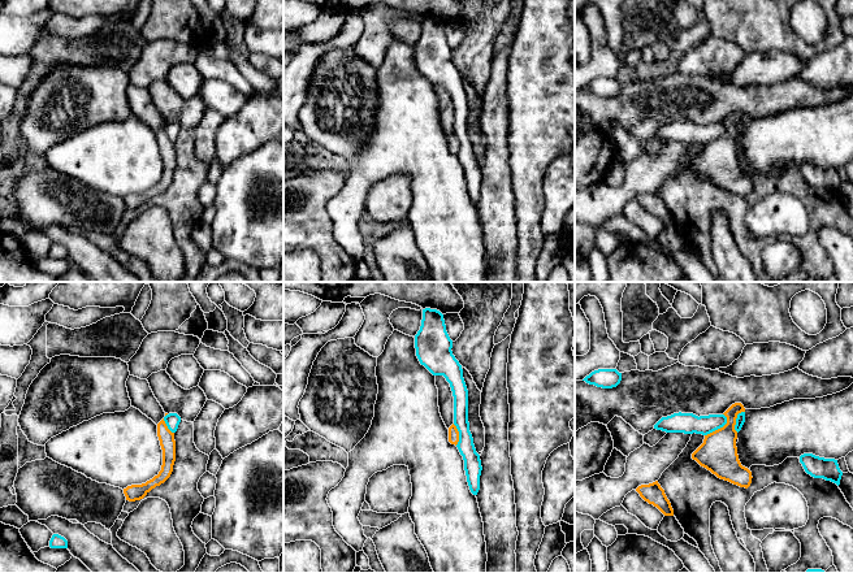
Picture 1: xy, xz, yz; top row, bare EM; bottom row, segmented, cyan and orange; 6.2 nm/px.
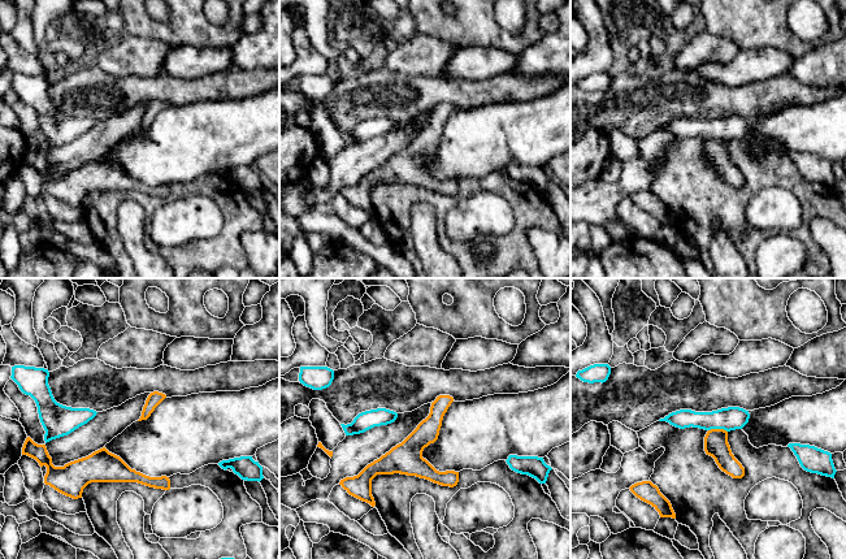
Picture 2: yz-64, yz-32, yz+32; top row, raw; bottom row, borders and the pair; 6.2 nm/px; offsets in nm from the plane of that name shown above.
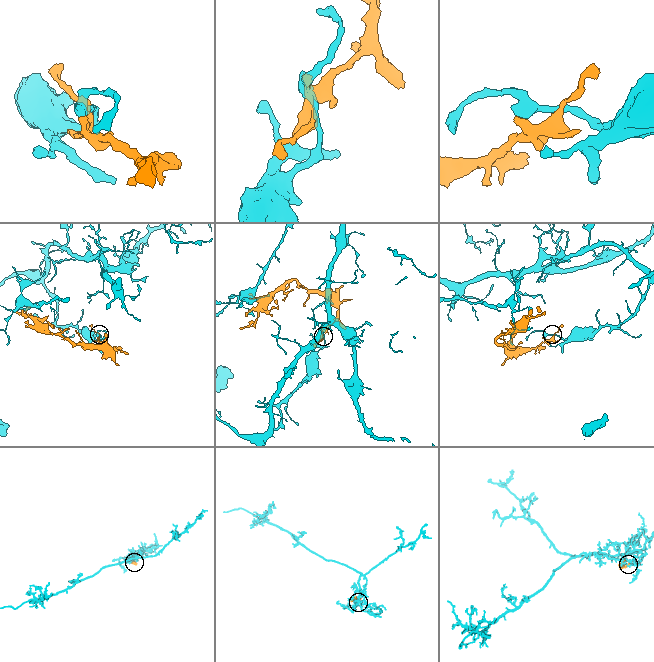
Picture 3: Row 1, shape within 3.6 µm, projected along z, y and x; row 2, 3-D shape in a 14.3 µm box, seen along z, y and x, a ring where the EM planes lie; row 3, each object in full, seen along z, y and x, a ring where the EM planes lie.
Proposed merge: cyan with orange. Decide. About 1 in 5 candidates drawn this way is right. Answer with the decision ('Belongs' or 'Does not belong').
Does not belong

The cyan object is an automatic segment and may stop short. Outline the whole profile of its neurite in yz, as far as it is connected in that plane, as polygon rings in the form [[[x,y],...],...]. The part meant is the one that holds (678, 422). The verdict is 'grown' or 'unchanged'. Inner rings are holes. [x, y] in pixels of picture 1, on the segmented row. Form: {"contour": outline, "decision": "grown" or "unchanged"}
{"contour": [[[674,413],[667,417],[662,417],[654,429],[666,433],[684,433],[684,434],[702,434],[707,435],[727,424],[724,414],[709,414],[696,416],[693,413]]], "decision": "unchanged"}

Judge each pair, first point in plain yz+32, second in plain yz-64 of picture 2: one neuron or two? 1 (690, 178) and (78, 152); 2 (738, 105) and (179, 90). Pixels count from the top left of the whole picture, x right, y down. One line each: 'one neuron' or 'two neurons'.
1: two neurons
2: one neuron

